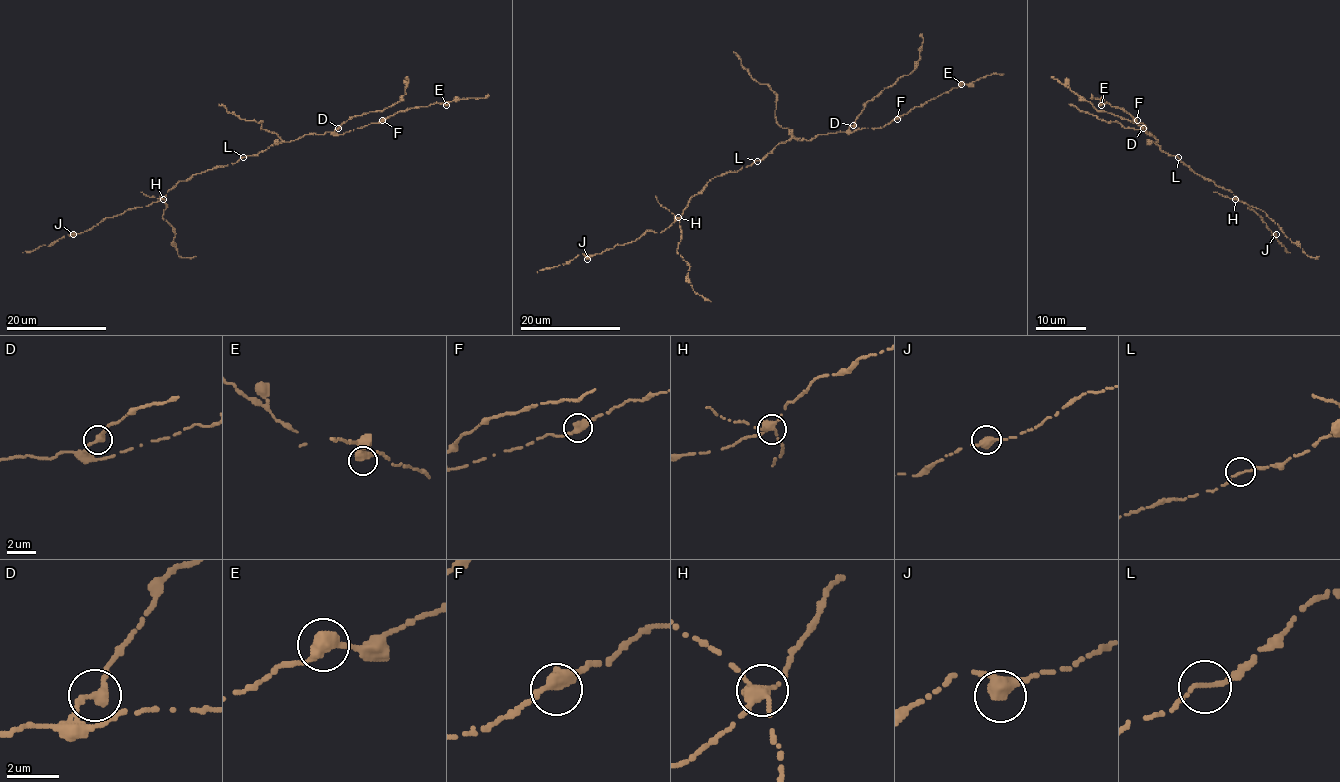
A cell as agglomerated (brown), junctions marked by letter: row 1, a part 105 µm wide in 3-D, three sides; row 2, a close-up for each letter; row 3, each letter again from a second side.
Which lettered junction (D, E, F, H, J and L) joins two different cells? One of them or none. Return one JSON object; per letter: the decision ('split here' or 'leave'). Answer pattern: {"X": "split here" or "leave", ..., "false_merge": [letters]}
{"D": "leave", "E": "leave", "F": "leave", "H": "split here", "J": "leave", "L": "leave", "false_merge": ["H"]}

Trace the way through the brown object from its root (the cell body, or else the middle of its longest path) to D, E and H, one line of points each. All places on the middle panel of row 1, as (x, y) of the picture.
D: (757, 161), (777, 144), (792, 138), (809, 140), (819, 134), (845, 132), (853, 125)
E: (757, 161), (777, 144), (792, 138), (809, 140), (819, 134), (882, 128), (961, 84)
H: (757, 161), (736, 172), (712, 178), (689, 200), (678, 217)

